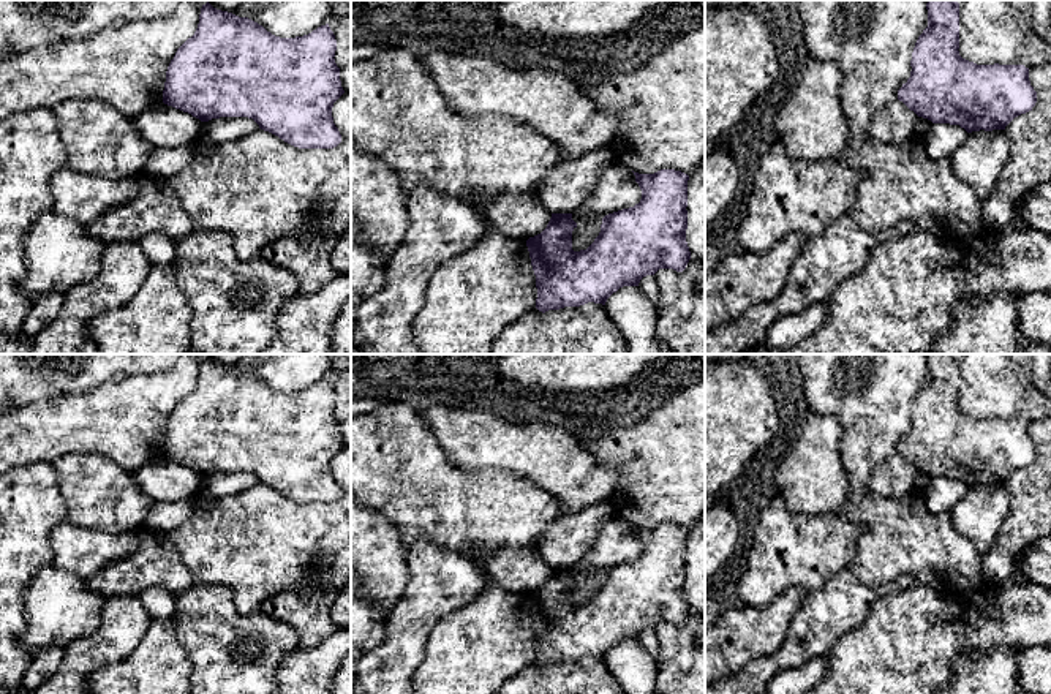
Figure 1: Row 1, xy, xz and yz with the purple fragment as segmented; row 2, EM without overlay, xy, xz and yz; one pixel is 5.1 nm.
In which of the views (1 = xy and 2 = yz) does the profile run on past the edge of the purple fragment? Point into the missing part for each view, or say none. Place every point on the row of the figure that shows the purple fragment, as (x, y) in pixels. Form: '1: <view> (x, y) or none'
1: none
2: none

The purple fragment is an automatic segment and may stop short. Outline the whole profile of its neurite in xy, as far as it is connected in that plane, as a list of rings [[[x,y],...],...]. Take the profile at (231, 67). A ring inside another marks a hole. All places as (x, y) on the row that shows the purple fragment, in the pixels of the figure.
[[[202,5],[199,24],[175,52],[166,71],[163,103],[201,122],[248,117],[299,149],[333,149],[341,134],[333,123],[333,103],[345,93],[335,63],[337,40],[329,24],[308,35],[280,38],[248,17]]]

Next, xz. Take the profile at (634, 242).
[[[675,169],[654,174],[634,172],[642,190],[639,204],[608,213],[602,218],[594,242],[580,251],[572,250],[572,231],[577,223],[572,213],[552,213],[547,228],[526,240],[536,275],[536,308],[542,313],[588,302],[605,305],[607,299],[623,286],[639,286],[646,275],[659,269],[683,272],[691,259],[686,242],[687,229],[687,180],[689,175]]]

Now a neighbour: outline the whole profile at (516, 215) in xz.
[[[498,194],[487,204],[487,215],[492,229],[522,240],[541,234],[552,218],[536,194]]]

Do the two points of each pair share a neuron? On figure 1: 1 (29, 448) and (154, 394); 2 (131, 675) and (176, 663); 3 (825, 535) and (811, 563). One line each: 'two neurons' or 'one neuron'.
1: one neuron
2: one neuron
3: one neuron

